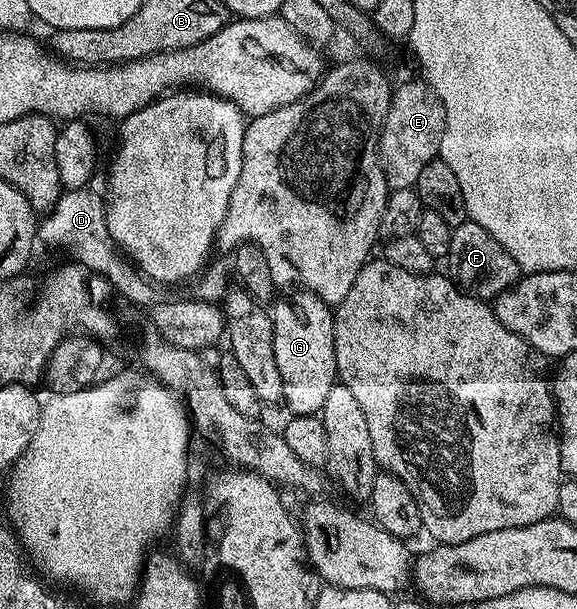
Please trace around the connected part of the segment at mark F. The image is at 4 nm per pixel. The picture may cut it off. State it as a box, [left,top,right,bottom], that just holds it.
[446,220,522,300]

